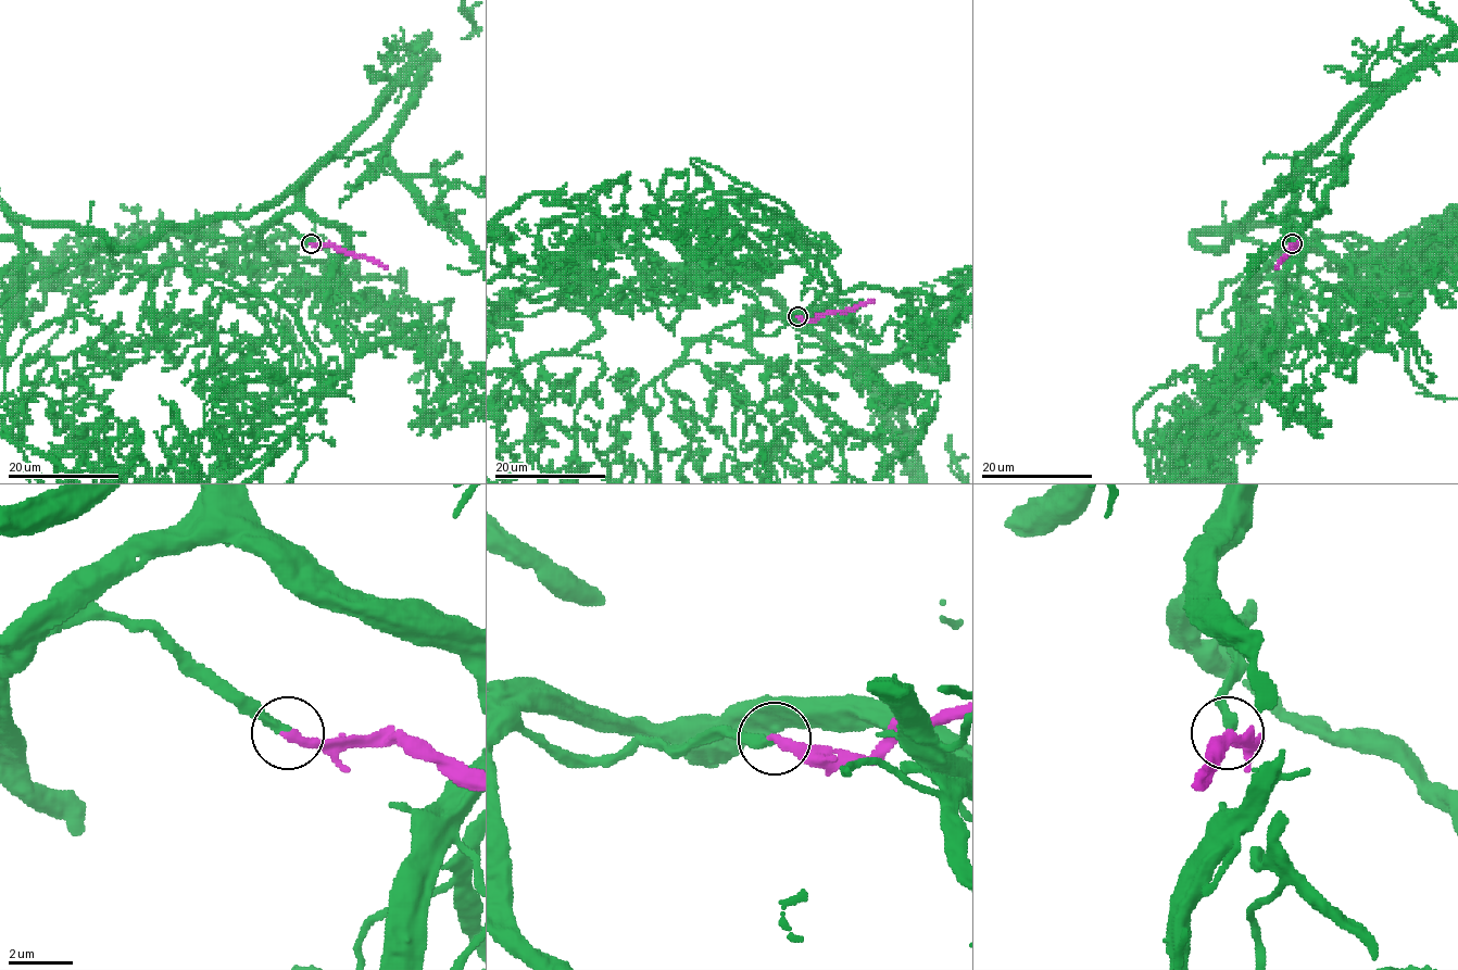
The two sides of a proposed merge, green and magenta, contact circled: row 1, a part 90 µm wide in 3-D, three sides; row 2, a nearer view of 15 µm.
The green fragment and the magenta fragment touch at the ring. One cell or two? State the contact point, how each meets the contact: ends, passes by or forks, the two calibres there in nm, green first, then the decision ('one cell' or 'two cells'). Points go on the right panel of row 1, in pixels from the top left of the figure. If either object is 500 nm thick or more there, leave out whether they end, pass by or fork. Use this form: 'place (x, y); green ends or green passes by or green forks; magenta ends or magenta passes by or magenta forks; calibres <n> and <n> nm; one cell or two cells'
place (1292, 243); green ends; magenta ends; calibres 320 and 280 nm; one cell

